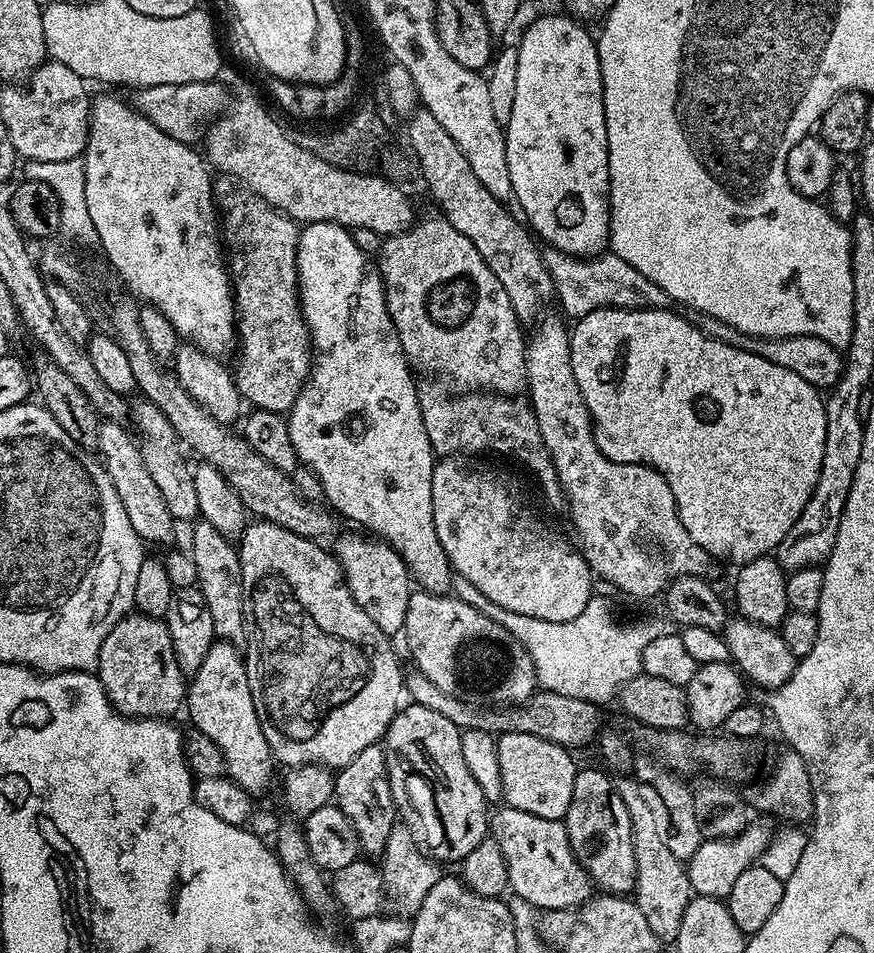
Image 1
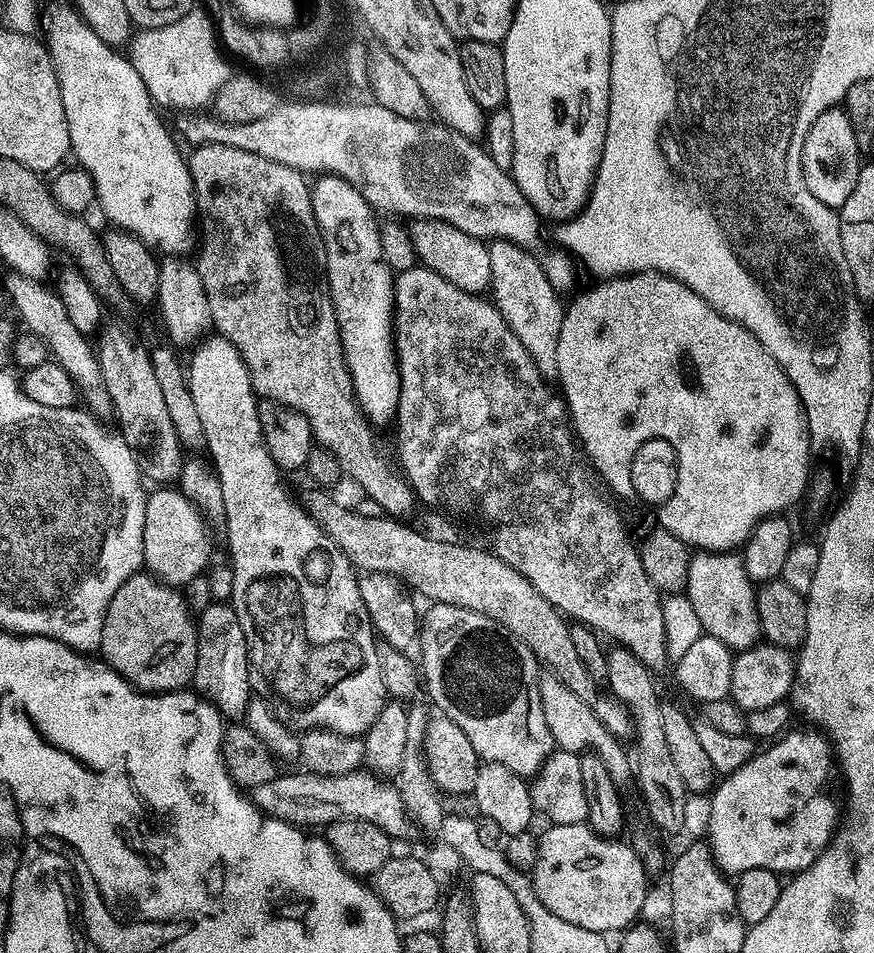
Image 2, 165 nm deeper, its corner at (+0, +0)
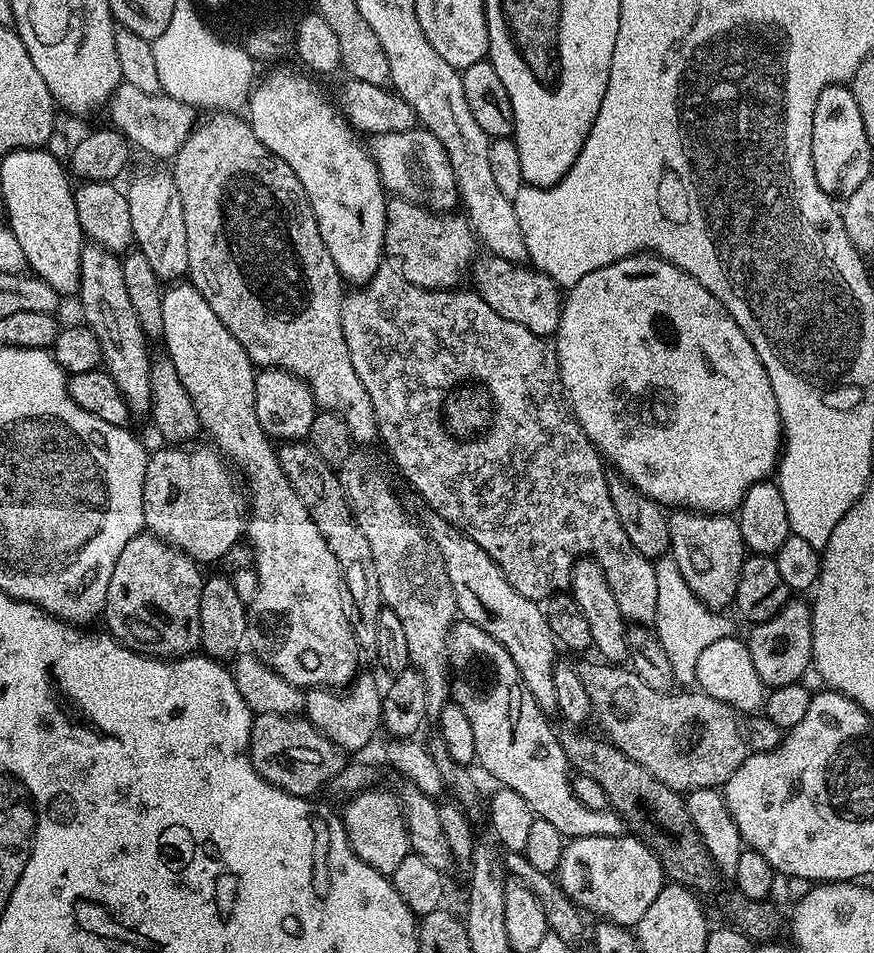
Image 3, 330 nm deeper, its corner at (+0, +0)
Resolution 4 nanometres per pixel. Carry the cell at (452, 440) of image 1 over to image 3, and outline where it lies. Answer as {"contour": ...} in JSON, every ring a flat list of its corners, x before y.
{"contour":[[382,266,366,281,365,284,353,287,351,291,344,297,344,305,342,306,342,334,346,338,346,350,350,350,350,362,354,362,354,371,358,374,358,378,362,381,362,386,366,386,366,394,370,394,370,402,374,402,374,418,376,419,376,431,378,433,379,443,384,443,388,447,387,455,392,455,391,463,400,467,402,475,408,479,408,484,428,503,427,507,431,511,436,512,442,518,446,518,446,522,450,522,450,526,457,528,462,534,466,534,474,542,478,542,478,546,482,546,482,550,486,550,486,554,490,554,490,558,502,570,502,574,510,582,510,586,514,586,514,590,518,590,518,594,526,594,526,598,537,602,547,601,549,597,555,596,556,593,563,593,565,589,572,583,572,566,581,558,591,558,598,562,598,566,602,566,602,570,606,574,606,582,610,582,610,590,614,590,614,598,618,602,618,610,622,610,624,619,636,626,652,626,655,625,656,611,661,611,660,587,658,586,658,578,656,577,656,565,649,557,641,554,638,550,634,550,634,542,630,542,630,538,626,538,626,530,622,530,622,522,618,522,618,514,614,514,614,502,610,502,610,490,608,489,609,473,604,472,606,469,605,461,602,459,595,446,590,442,590,438,586,438,586,434,582,430,582,426,576,421,572,414,571,408,568,407,568,398,564,394,564,387,560,381,560,367,556,361,556,349,545,337,535,336,530,330,526,330,526,326,518,326,518,322,510,322,510,318,502,318,502,314,494,314,494,310,490,310,490,306,475,291,460,292,464,290,437,290,435,288,423,288,422,286,414,286,414,282,406,282,406,278,395,267]]}

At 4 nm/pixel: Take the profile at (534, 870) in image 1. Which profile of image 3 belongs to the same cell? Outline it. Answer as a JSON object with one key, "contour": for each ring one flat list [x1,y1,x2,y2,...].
{"contour":[[587,836,569,839,565,843,558,883,560,889,582,910,597,912,597,917,612,924,632,928,642,914,646,914,650,902,658,898,666,877,655,852,635,836]]}

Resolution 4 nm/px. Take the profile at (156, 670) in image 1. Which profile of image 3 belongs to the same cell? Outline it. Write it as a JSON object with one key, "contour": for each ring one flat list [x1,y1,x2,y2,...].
{"contour":[[145,530,126,544,126,550,118,556,114,564,114,574,110,574,110,586,106,589,106,602,102,620,108,623,107,631,114,639,125,644,131,652,157,660,175,660,181,656,193,655,200,648,200,603,202,586,206,579,201,565,178,549,160,540]]}

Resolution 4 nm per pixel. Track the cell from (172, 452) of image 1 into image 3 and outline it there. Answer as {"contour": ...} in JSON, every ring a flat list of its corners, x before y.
{"contour":[[88,242,82,250,82,270,80,271,80,291,78,301,84,307,83,323,98,338,102,346,102,368,118,382,122,398,126,398,129,413,147,417,152,411,152,391,150,390,150,366,152,356,148,352,149,337,145,336,134,314,134,306,126,291,126,281,122,278,121,257,102,246]]}

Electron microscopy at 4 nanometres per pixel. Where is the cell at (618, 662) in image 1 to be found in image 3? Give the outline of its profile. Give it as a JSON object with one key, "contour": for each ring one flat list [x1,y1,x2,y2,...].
{"contour":[[660,558,655,561,656,577,660,587,660,602,668,608,668,636,666,643,670,654,670,666,674,669,674,678,677,685,692,686,696,684,696,671,698,670,698,658,702,650,713,642,733,635,734,629,730,621,717,609,707,608,686,586,686,578,682,578,682,570,678,570,675,560]]}

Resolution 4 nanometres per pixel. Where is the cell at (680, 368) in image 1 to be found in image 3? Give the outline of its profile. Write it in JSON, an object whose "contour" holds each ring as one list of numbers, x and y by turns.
{"contour":[[637,254,622,258,610,266,602,266,602,270,586,274,582,282,567,289,562,318,554,337,554,347,568,407,582,426,586,438,590,438,596,451,609,465,620,460,619,475,628,479,651,500,673,509,691,508,694,512,732,514,739,509,750,486,754,486,759,480,769,479,777,471,782,451,782,429,778,398,774,398,774,386,770,386,766,366,762,366,762,358,758,358,754,346,750,346,750,338,742,334,742,326,734,322,722,302,718,302,718,298,714,298,714,294,710,294,710,290,706,290,702,282,686,274,686,270,682,270,678,265,671,264,669,260,663,260,655,254]]}

